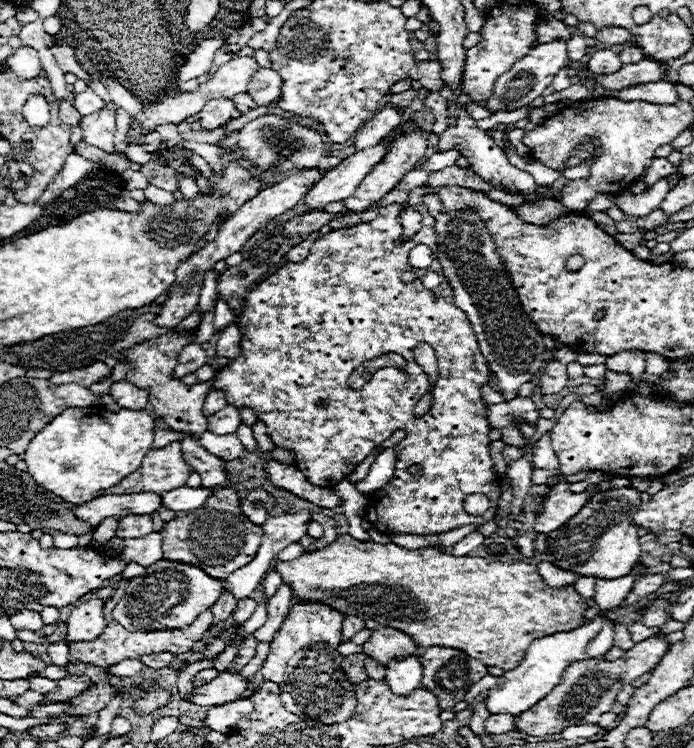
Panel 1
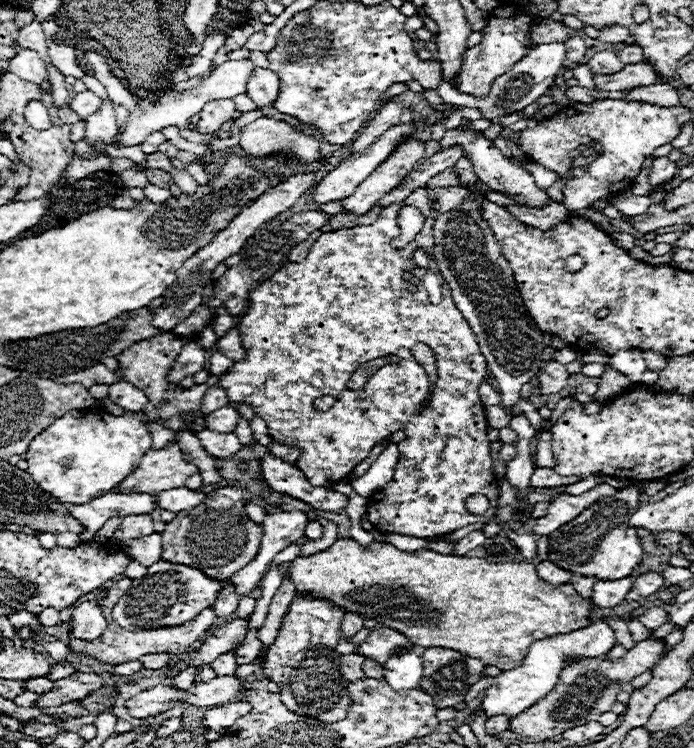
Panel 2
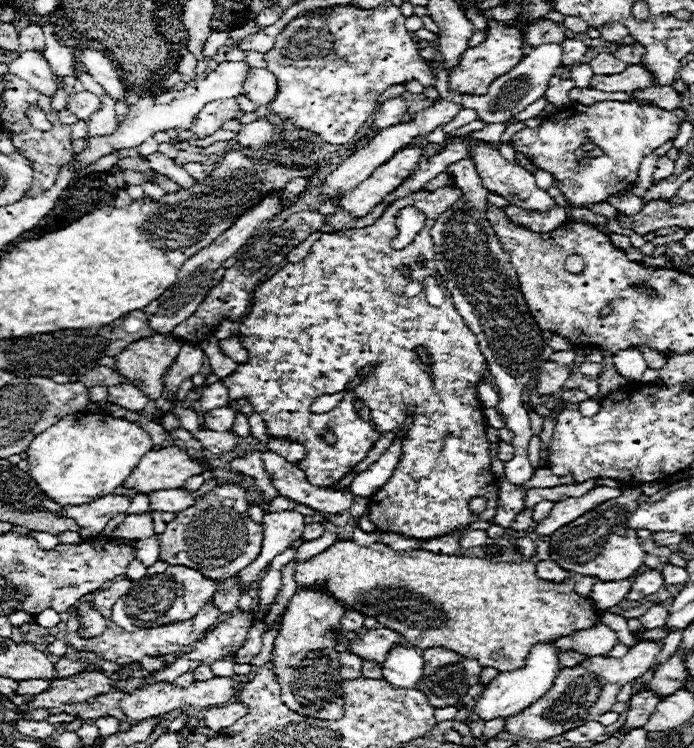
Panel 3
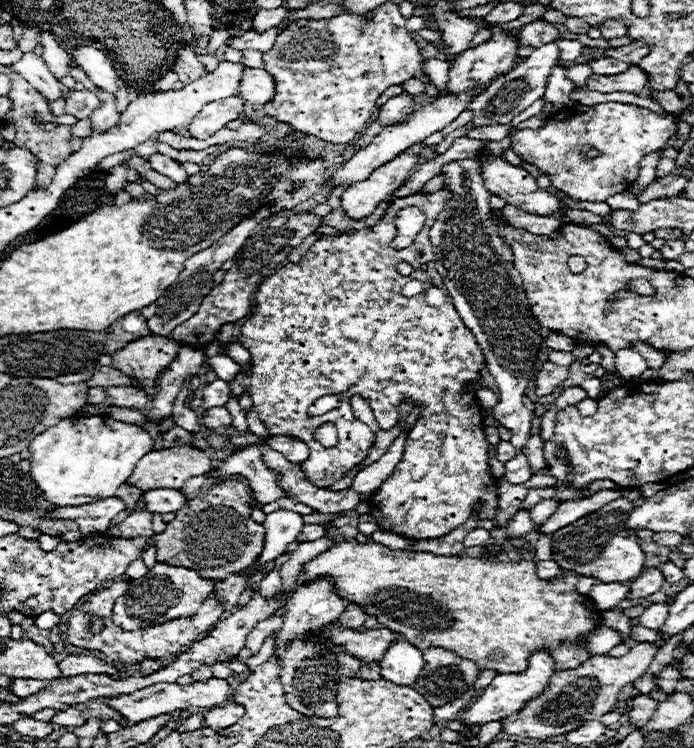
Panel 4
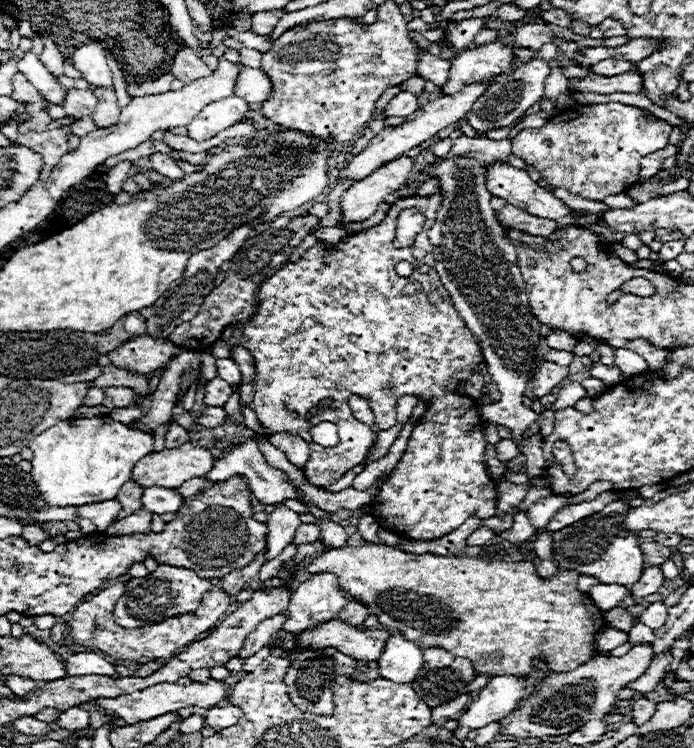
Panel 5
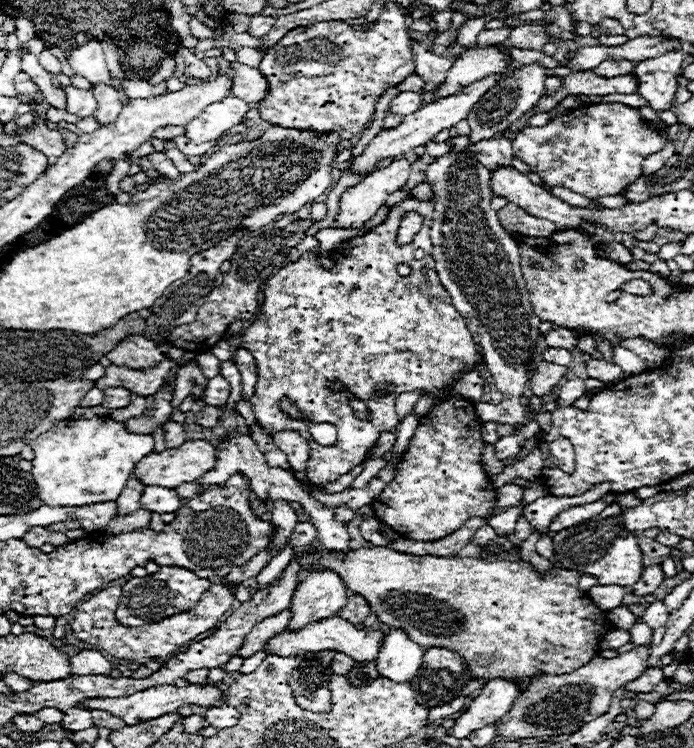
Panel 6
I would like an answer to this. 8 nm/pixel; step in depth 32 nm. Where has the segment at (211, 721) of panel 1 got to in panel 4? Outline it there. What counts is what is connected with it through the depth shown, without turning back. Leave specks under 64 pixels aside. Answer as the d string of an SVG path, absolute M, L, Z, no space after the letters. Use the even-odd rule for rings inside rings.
M226 702L222 706L214 706L210 710L204 712L204 722L208 728L212 728L214 732L220 732L222 728L228 728L232 724L238 722L238 718L242 718L246 714L246 710L240 704L234 702Z

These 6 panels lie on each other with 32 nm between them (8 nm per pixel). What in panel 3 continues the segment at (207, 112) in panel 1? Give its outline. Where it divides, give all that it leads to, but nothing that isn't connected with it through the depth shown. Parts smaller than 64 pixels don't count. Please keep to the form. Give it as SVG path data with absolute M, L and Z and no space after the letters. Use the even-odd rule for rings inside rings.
M226 98L226 100L214 100L202 108L202 112L196 116L192 122L192 132L196 132L200 138L206 138L214 134L216 130L222 128L226 120L234 120L238 116L240 108L236 98Z

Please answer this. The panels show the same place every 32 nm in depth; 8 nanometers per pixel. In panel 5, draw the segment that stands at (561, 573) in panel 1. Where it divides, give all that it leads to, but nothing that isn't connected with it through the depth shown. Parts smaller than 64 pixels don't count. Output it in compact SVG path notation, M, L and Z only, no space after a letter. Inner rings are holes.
M534 558L532 562L536 564L536 572L538 572L540 578L550 578L552 574L558 572L558 566L554 562L550 562L550 560L538 560L538 558Z

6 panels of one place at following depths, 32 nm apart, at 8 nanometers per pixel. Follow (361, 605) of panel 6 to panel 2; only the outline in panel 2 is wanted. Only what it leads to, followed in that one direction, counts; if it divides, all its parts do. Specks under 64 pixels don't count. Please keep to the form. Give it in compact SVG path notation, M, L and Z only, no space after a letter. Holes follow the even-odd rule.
M344 614L344 620L342 620L342 636L346 640L352 638L362 628L364 628L364 620L358 614Z

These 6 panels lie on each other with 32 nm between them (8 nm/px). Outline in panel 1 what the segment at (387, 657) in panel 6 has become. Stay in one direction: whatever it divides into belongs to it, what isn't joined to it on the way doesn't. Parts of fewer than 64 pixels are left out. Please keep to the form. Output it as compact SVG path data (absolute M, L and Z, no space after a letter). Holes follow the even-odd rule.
M416 656L404 660L392 660L386 664L386 684L398 696L408 696L422 686L422 664Z

